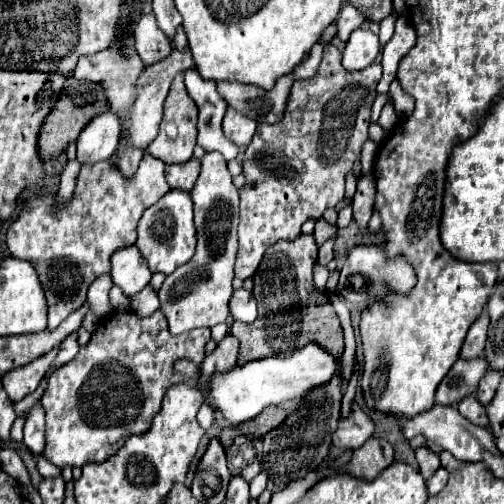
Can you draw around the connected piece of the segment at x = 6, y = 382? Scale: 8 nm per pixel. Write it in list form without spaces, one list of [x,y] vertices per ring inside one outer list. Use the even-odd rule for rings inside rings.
[[[57,348],[51,354],[45,354],[25,366],[19,366],[19,368],[7,372],[3,376],[3,388],[7,390],[9,398],[13,402],[19,402],[27,394],[31,394],[37,388],[37,384],[41,382],[41,378],[47,374],[47,370],[51,368],[51,362],[55,356],[57,356]]]

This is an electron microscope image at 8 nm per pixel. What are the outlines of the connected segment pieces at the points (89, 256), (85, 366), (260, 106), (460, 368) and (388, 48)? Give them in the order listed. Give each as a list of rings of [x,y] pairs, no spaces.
[[[149,154],[143,156],[137,174],[133,178],[125,178],[117,166],[113,166],[111,158],[95,162],[95,164],[81,164],[81,170],[75,180],[75,192],[69,202],[61,208],[57,206],[57,194],[47,192],[45,188],[35,188],[29,198],[25,200],[25,208],[19,212],[17,220],[11,224],[7,232],[7,246],[11,256],[29,260],[37,266],[37,274],[45,284],[47,302],[49,302],[49,328],[55,328],[63,322],[71,312],[79,310],[87,300],[87,288],[97,276],[111,272],[111,254],[123,246],[131,246],[137,240],[137,224],[147,208],[157,204],[167,192],[171,190],[169,182],[165,180],[165,164]]]
[[[113,310],[99,322],[79,354],[49,376],[49,386],[41,398],[46,414],[43,456],[59,468],[105,462],[129,436],[145,434],[161,410],[167,386],[177,382],[193,384],[173,370],[175,362],[191,360],[201,368],[209,338],[209,328],[195,328],[193,332],[173,336],[161,310],[145,318],[133,310]]]
[[[285,74],[281,76],[281,80],[277,80],[273,90],[265,90],[261,86],[245,86],[237,82],[221,82],[217,86],[231,108],[245,112],[255,122],[273,124],[285,114],[293,82],[293,74]]]
[[[479,356],[475,360],[459,358],[449,370],[449,374],[443,378],[443,382],[439,384],[437,398],[435,398],[437,404],[457,406],[459,400],[463,400],[465,396],[477,390],[477,384],[487,370],[489,370],[489,364],[485,356]]]
[[[403,12],[397,18],[397,26],[395,26],[393,38],[383,48],[383,58],[381,58],[383,78],[379,80],[379,86],[377,86],[379,94],[387,94],[389,92],[389,84],[397,76],[397,68],[399,68],[401,58],[407,56],[407,52],[415,46],[415,42],[417,42],[417,32],[415,32],[415,28],[413,28],[413,24],[409,20],[409,14]]]

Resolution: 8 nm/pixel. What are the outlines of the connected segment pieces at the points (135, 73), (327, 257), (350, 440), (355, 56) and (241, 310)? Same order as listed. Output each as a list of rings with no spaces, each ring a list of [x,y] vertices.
[[[125,28],[121,34],[123,35],[123,41],[115,44],[113,48],[107,48],[103,52],[93,54],[93,56],[83,56],[83,60],[79,60],[73,76],[79,78],[79,80],[89,80],[93,84],[99,84],[103,88],[105,96],[107,96],[107,102],[111,104],[111,110],[117,116],[123,118],[133,108],[133,102],[137,98],[135,84],[137,84],[137,78],[143,72],[145,64],[141,62],[139,54],[135,50],[135,40],[132,30]]]
[[[335,238],[327,240],[327,242],[319,248],[319,258],[317,258],[317,264],[327,266],[327,264],[333,260],[333,242],[335,242]]]
[[[355,404],[353,406],[353,414],[347,420],[339,420],[337,430],[333,432],[333,446],[337,448],[359,448],[367,438],[373,436],[375,424],[371,422],[371,418]]]
[[[357,28],[343,50],[343,64],[349,68],[349,72],[359,72],[361,68],[375,62],[379,50],[379,38],[369,28]]]
[[[235,290],[233,292],[233,298],[229,302],[231,306],[231,316],[235,320],[241,320],[241,322],[253,322],[257,318],[257,304],[255,304],[255,298],[251,292],[247,290]]]

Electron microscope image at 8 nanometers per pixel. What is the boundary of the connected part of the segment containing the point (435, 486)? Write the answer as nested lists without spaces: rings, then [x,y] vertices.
[[[439,468],[429,480],[425,480],[429,494],[437,494],[447,484],[447,476],[449,476],[449,472],[445,468]]]

